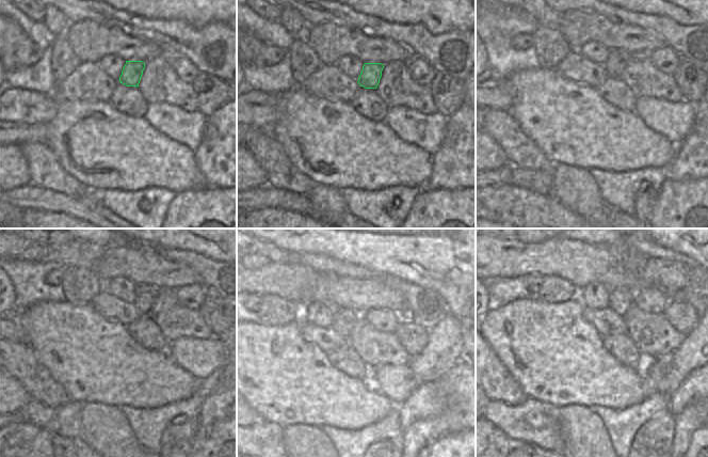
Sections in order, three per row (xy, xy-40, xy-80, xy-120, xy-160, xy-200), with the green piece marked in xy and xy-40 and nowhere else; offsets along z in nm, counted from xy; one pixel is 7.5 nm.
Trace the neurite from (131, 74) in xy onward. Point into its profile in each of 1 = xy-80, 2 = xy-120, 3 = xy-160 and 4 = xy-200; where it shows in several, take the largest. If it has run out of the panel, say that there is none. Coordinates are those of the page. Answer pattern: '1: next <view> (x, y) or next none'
1: next xy-80 (614, 71)
2: next xy-120 (146, 295)
3: next xy-160 (383, 299)
4: next xy-200 (622, 301)

